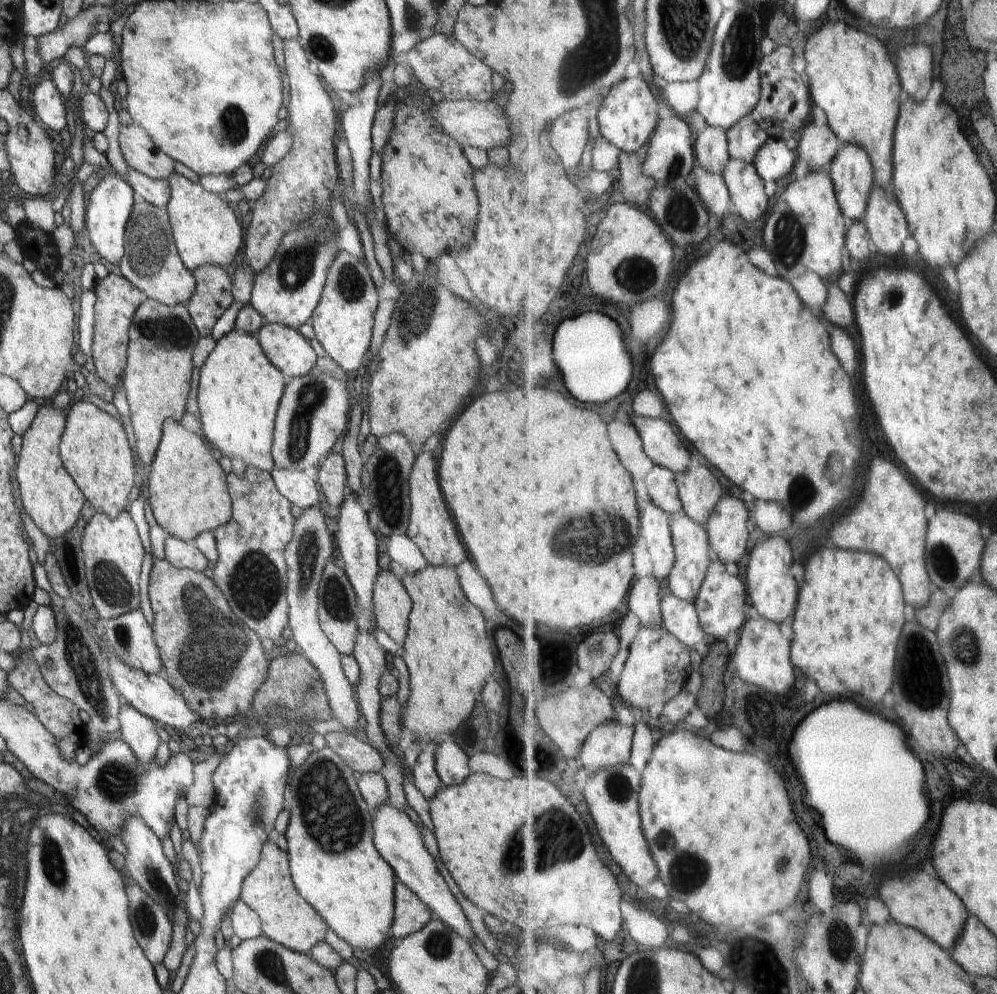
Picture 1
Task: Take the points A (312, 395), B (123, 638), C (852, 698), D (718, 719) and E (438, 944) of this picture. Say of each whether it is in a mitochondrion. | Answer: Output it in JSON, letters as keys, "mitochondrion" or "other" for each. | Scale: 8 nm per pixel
{"A":"mitochondrion","B":"mitochondrion","C":"other","D":"other","E":"mitochondrion"}

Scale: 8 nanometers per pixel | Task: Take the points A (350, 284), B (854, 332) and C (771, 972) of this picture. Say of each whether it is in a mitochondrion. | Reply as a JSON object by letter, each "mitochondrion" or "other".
{"A":"mitochondrion","B":"other","C":"mitochondrion"}

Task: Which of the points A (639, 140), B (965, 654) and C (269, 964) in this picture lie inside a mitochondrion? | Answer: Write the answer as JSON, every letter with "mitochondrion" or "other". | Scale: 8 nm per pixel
{"A":"other","B":"mitochondrion","C":"mitochondrion"}

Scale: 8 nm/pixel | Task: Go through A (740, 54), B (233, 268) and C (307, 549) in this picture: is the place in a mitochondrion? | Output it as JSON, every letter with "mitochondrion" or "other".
{"A":"mitochondrion","B":"other","C":"mitochondrion"}

